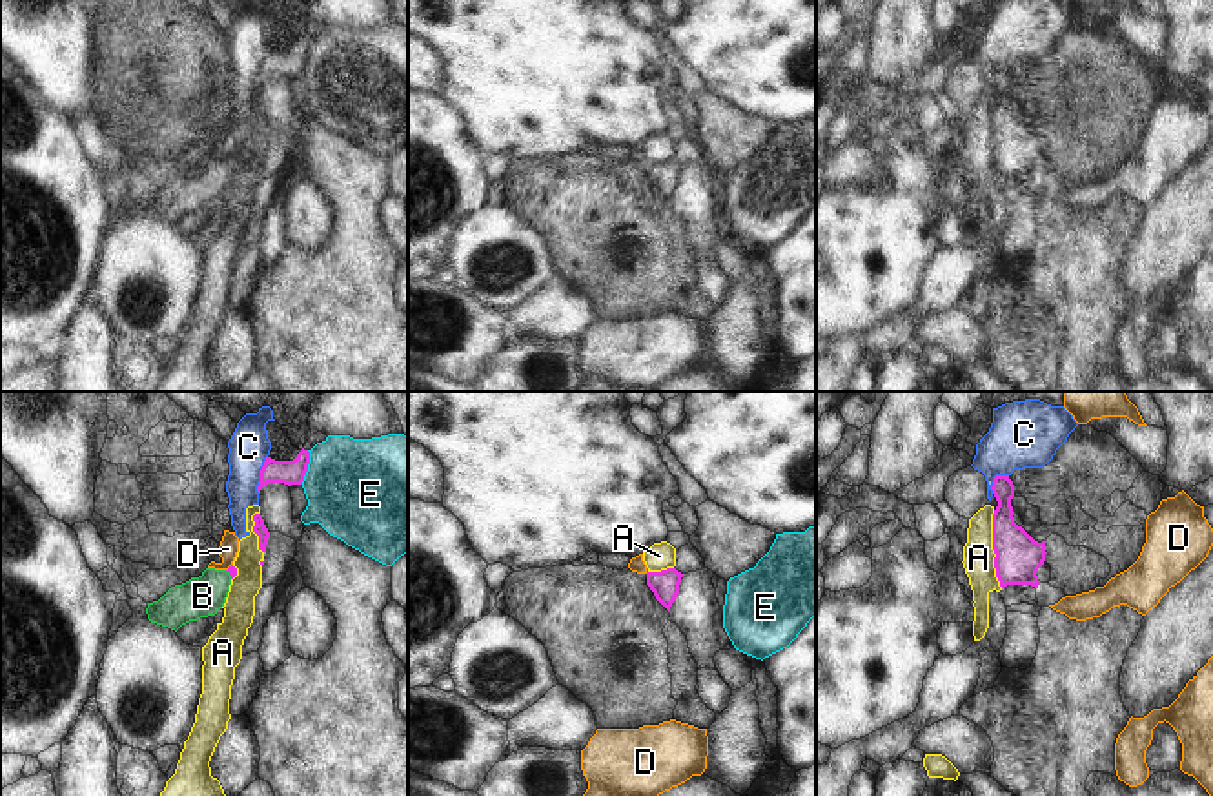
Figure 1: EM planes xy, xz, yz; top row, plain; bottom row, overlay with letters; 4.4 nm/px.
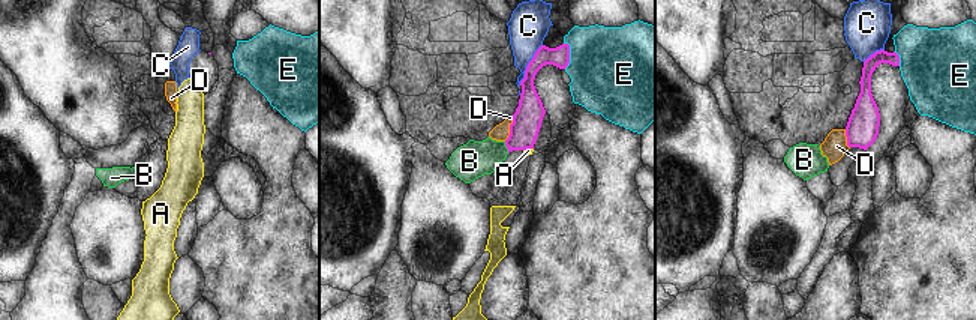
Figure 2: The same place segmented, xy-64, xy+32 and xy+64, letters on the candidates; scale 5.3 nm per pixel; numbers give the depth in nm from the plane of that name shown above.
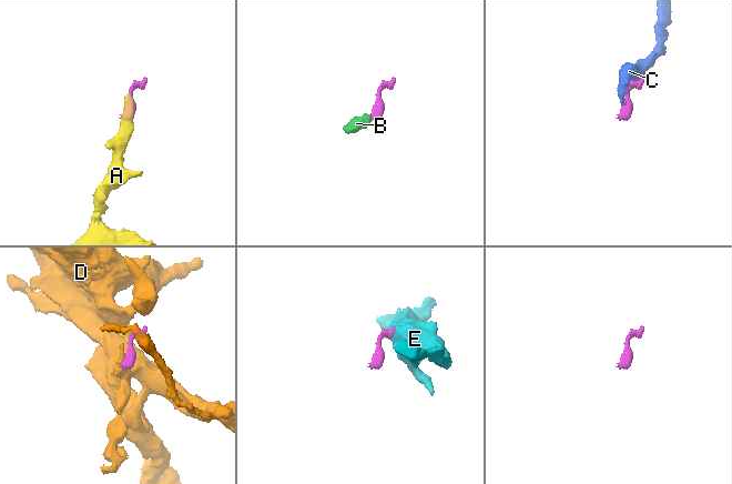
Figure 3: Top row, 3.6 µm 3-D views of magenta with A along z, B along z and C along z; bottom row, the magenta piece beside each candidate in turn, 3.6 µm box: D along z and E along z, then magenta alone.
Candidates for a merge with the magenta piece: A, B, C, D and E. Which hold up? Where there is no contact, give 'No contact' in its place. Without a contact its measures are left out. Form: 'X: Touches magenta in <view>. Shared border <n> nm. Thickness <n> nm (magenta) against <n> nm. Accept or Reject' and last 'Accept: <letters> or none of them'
A: Touches magenta in yz. Shared border 340 nm. Thickness 200 nm (magenta) against 140 nm. Reject
B: Touches magenta in xy. Shared border 50 nm. Thickness 40 nm (magenta) against 180 nm. Accept
C: Touches magenta in xy. Shared border 170 nm. Thickness 110 nm (magenta) against 180 nm. Reject
D: Touches magenta in xy. Shared border 50 nm. Thickness 40 nm (magenta) against 90 nm. Reject
E: Touches magenta in xy. Shared border 160 nm. Thickness 110 nm (magenta) against 460 nm. Reject
Accept: B

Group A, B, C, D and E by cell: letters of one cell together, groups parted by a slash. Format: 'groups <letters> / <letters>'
groups A C / B / D / E

